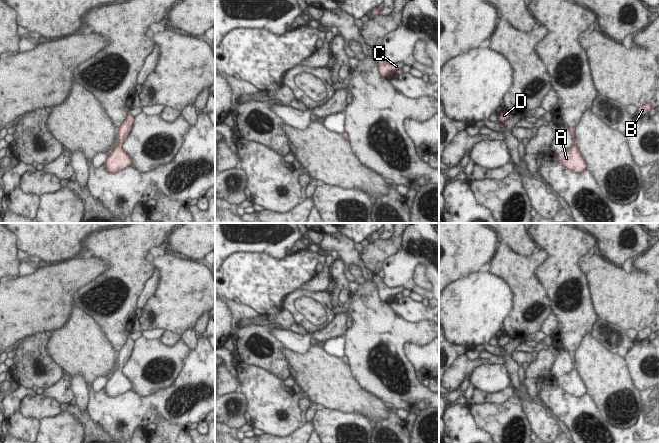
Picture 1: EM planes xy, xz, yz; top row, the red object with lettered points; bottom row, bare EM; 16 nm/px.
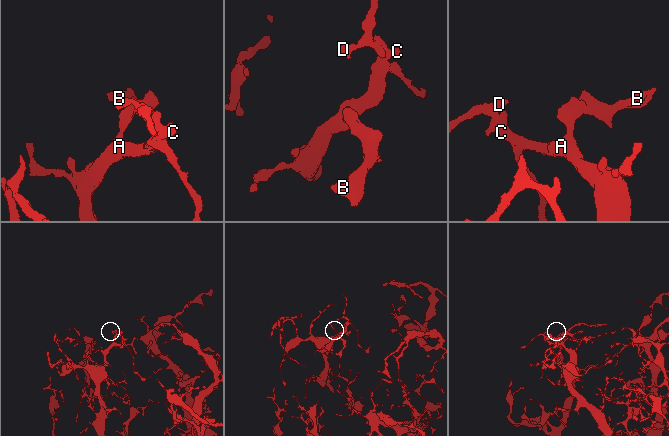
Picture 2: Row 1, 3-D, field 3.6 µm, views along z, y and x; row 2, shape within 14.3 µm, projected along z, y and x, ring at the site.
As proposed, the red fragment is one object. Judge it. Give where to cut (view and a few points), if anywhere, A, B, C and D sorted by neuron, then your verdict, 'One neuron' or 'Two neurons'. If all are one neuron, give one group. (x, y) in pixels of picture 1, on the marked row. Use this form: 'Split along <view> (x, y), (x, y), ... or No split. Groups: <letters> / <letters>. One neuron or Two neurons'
No split. Groups: A B C D. One neuron.

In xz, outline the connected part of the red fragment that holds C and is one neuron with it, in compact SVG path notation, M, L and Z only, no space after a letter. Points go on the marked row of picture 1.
M373 50L373 56L378 63L379 74L382 78L385 78L390 72L397 72L400 68L398 64L387 63L378 50Z

